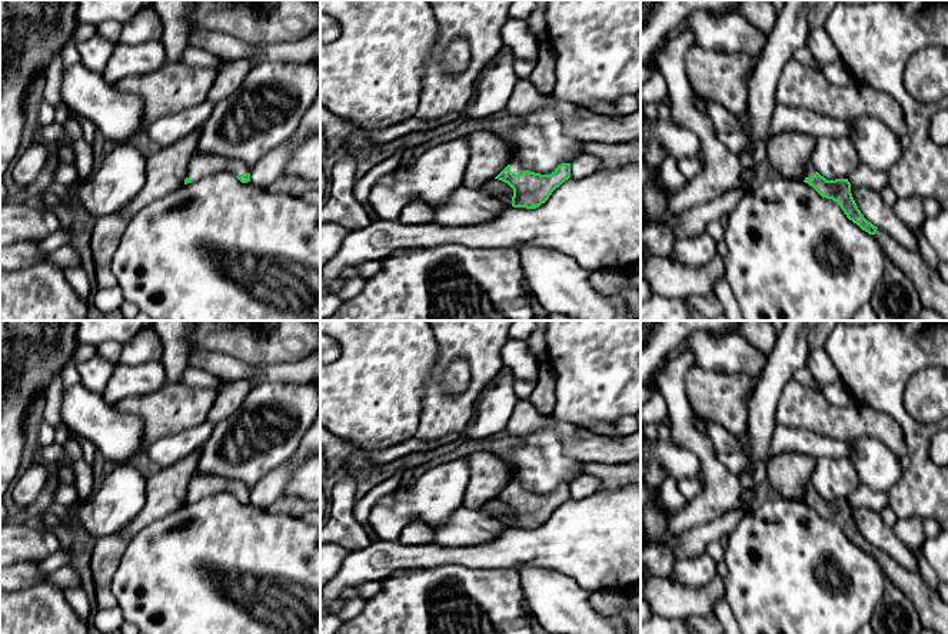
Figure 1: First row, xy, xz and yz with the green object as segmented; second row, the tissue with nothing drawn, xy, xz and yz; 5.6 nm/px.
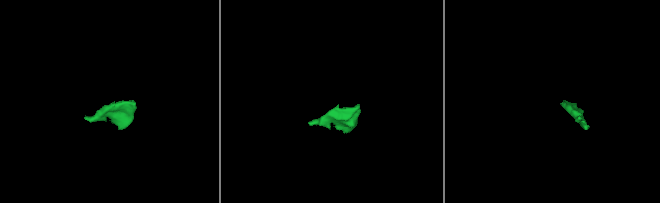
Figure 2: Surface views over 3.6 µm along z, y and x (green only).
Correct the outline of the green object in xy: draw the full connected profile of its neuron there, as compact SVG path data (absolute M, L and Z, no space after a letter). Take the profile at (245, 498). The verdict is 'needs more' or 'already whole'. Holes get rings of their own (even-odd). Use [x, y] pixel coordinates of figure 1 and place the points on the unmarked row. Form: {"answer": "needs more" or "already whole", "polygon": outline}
{"answer": "needs more", "polygon": "M199 474L192 478L187 487L184 505L219 492L230 492L242 504L250 502L250 488L246 484L220 475Z"}

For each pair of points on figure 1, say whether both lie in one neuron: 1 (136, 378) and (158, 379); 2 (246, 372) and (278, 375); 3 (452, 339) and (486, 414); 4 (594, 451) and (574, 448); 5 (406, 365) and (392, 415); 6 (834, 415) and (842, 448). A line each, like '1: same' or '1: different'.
1: same
2: same
3: different
4: same
5: same
6: different

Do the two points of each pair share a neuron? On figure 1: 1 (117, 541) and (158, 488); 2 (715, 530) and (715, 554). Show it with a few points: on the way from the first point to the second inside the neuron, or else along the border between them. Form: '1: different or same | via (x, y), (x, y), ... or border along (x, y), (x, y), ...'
1: same | via (132, 530), (158, 503)
2: different | border along (718, 540), (712, 541), (705, 553)

